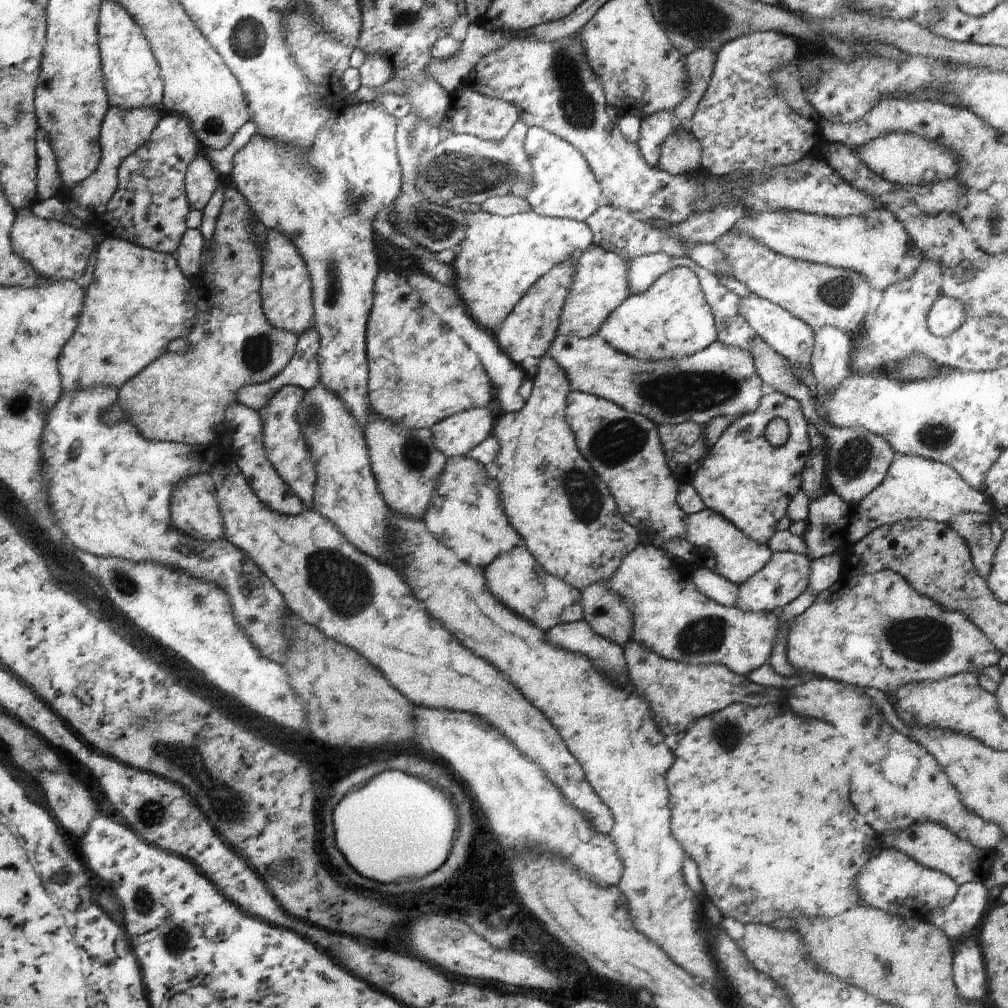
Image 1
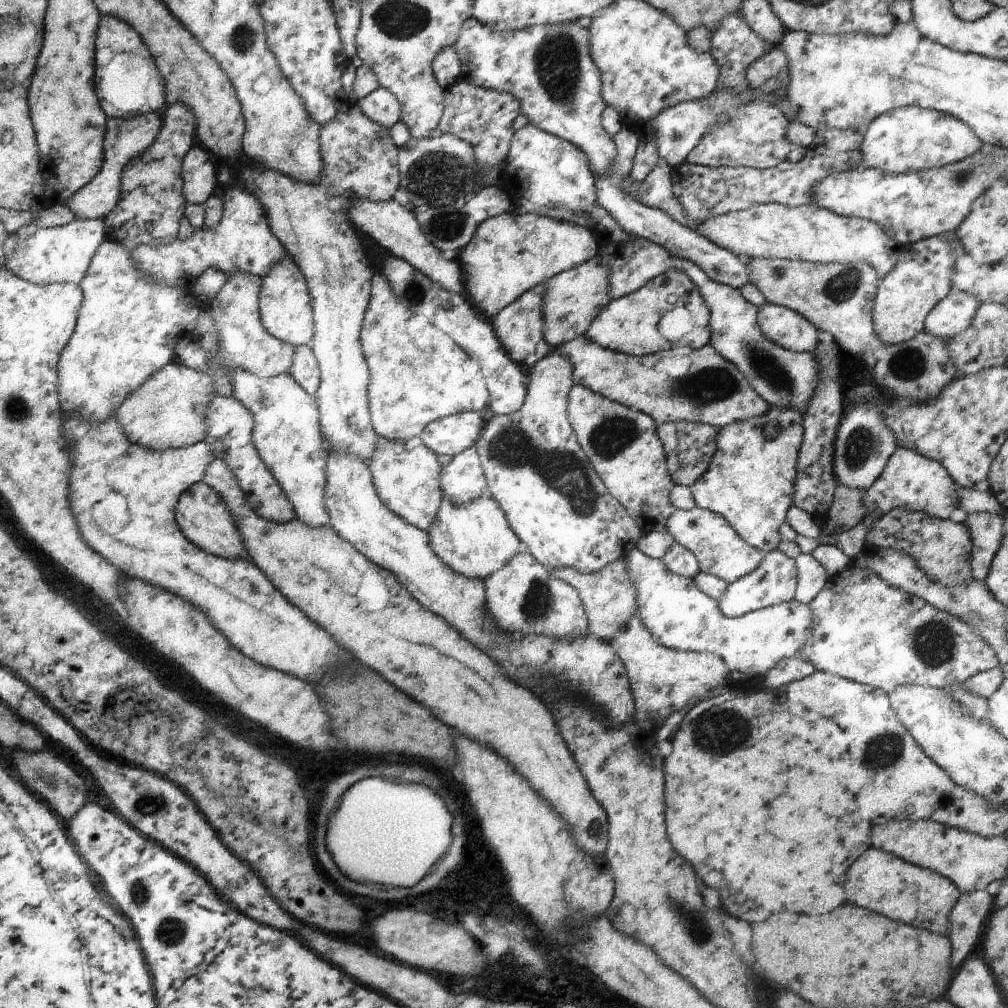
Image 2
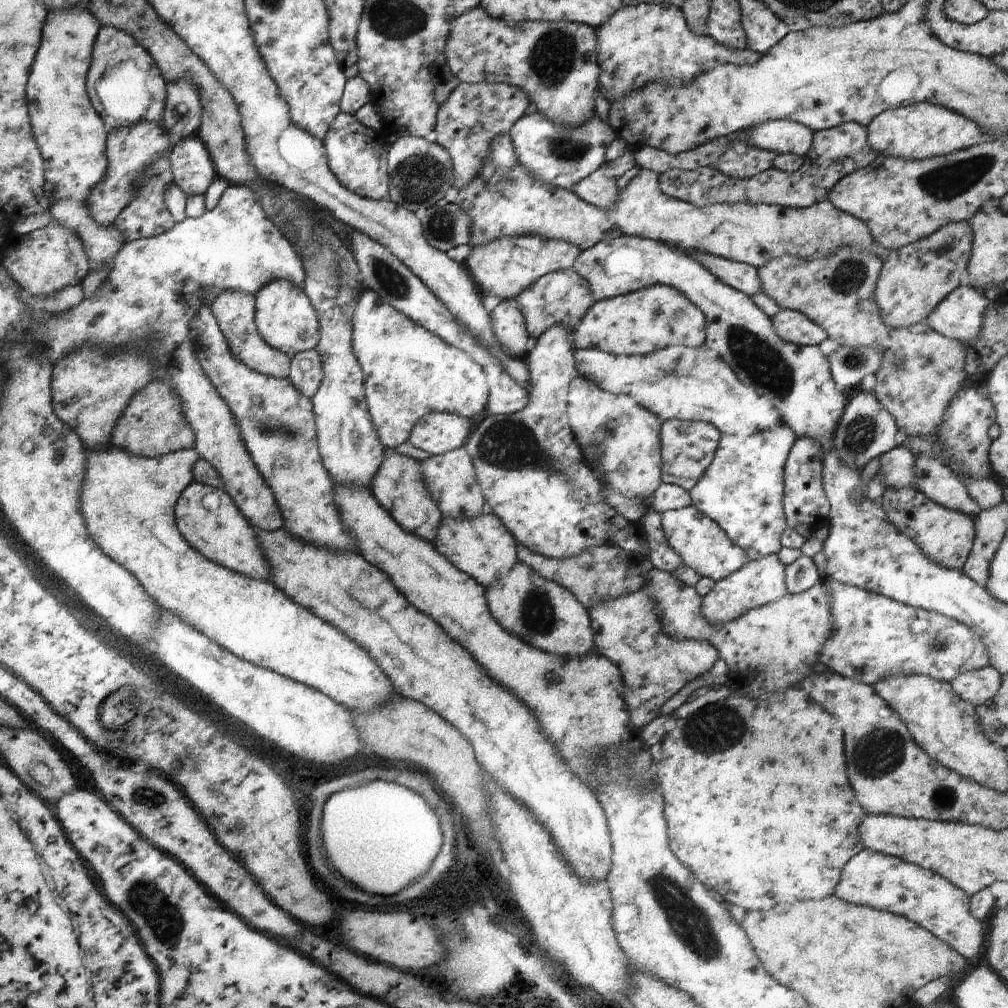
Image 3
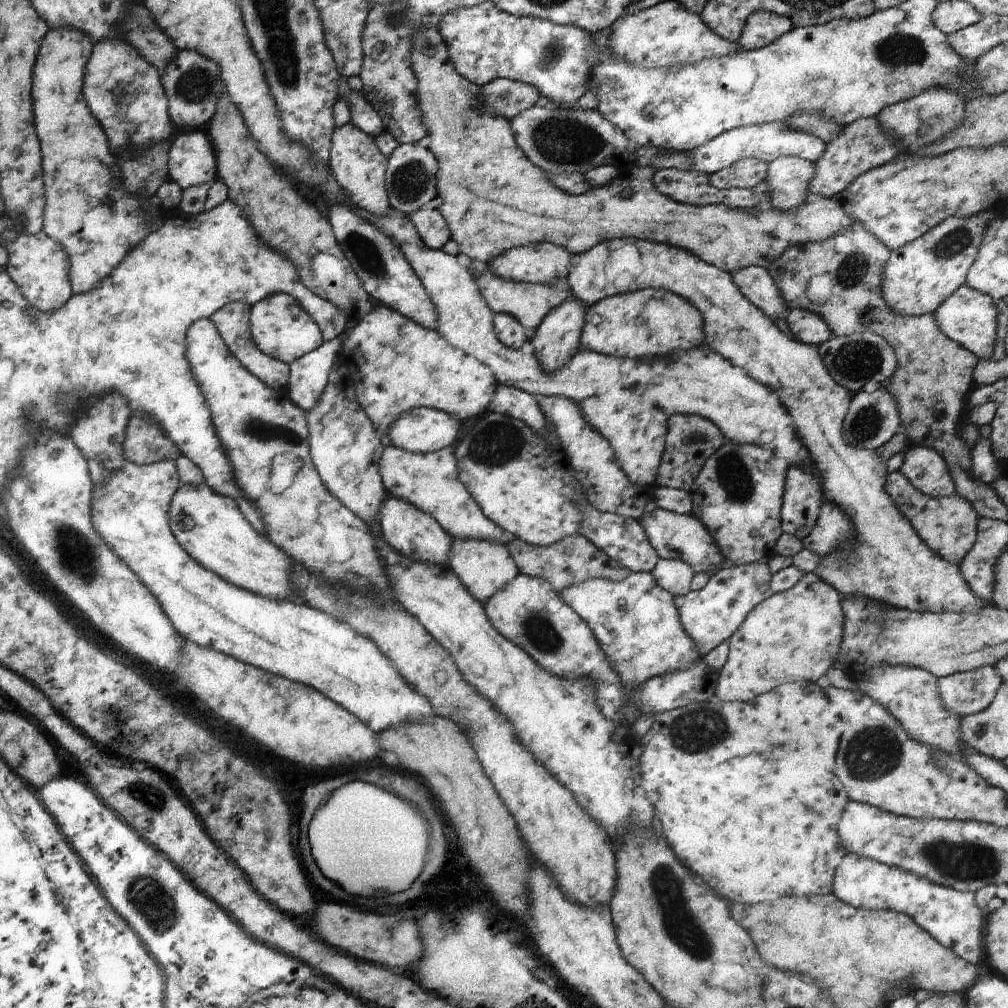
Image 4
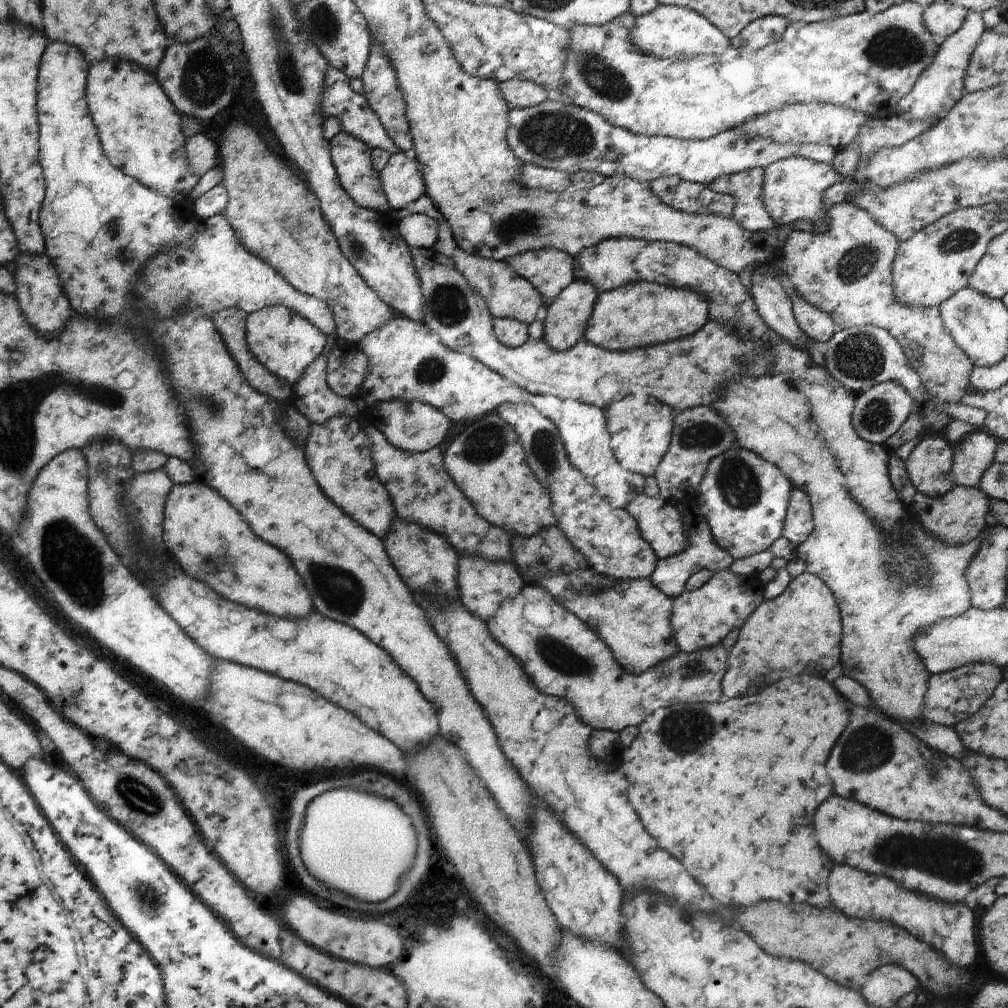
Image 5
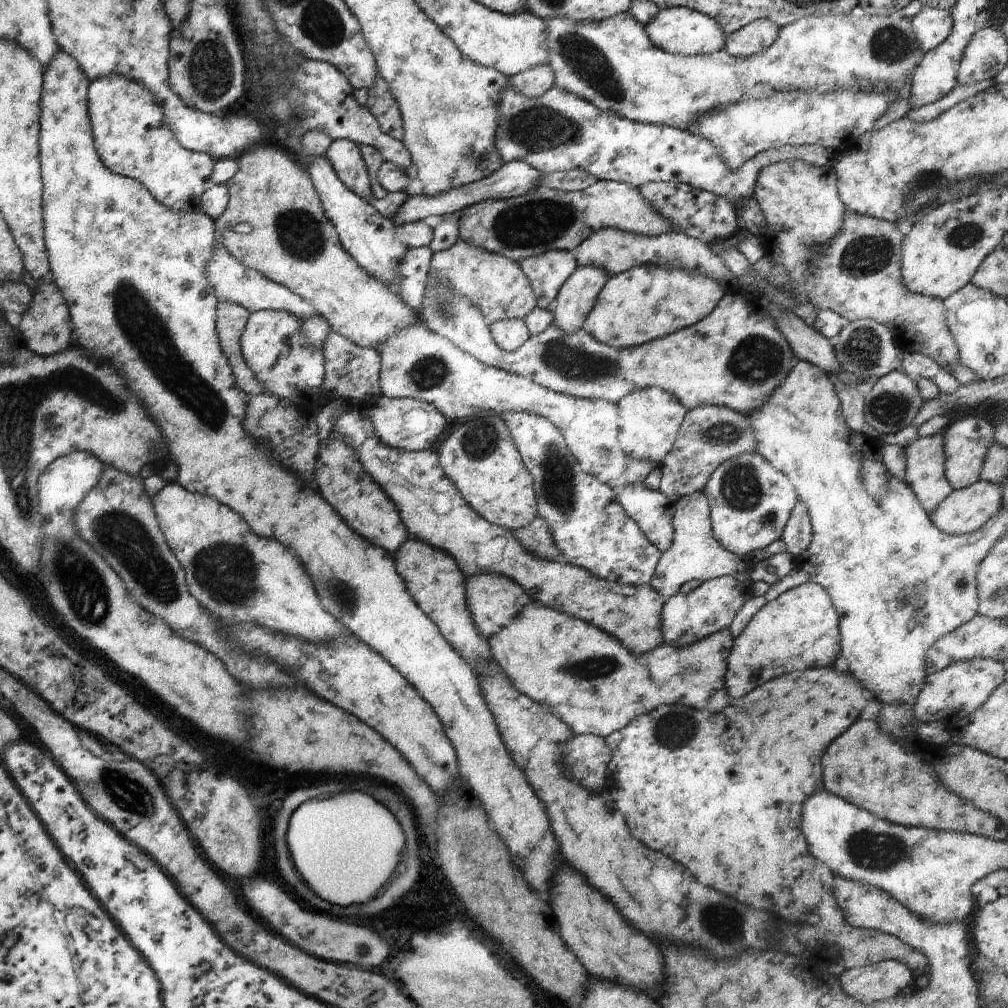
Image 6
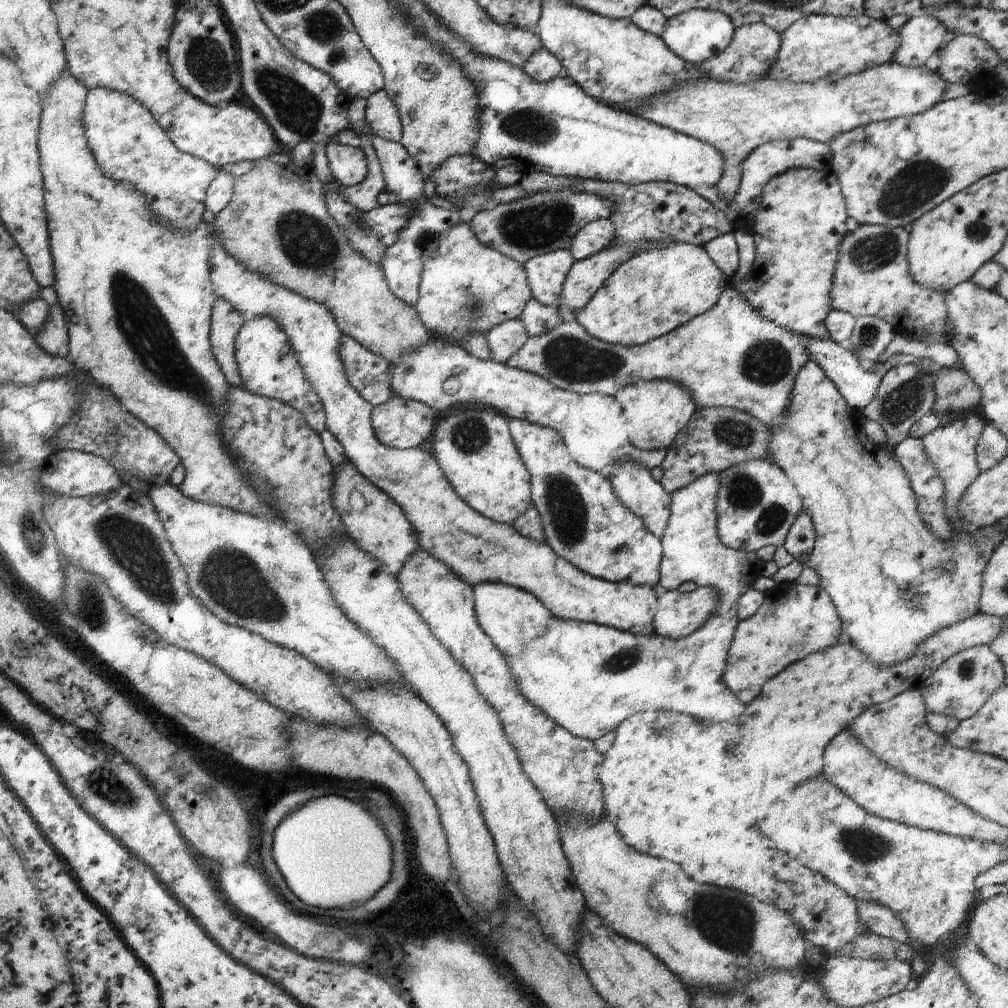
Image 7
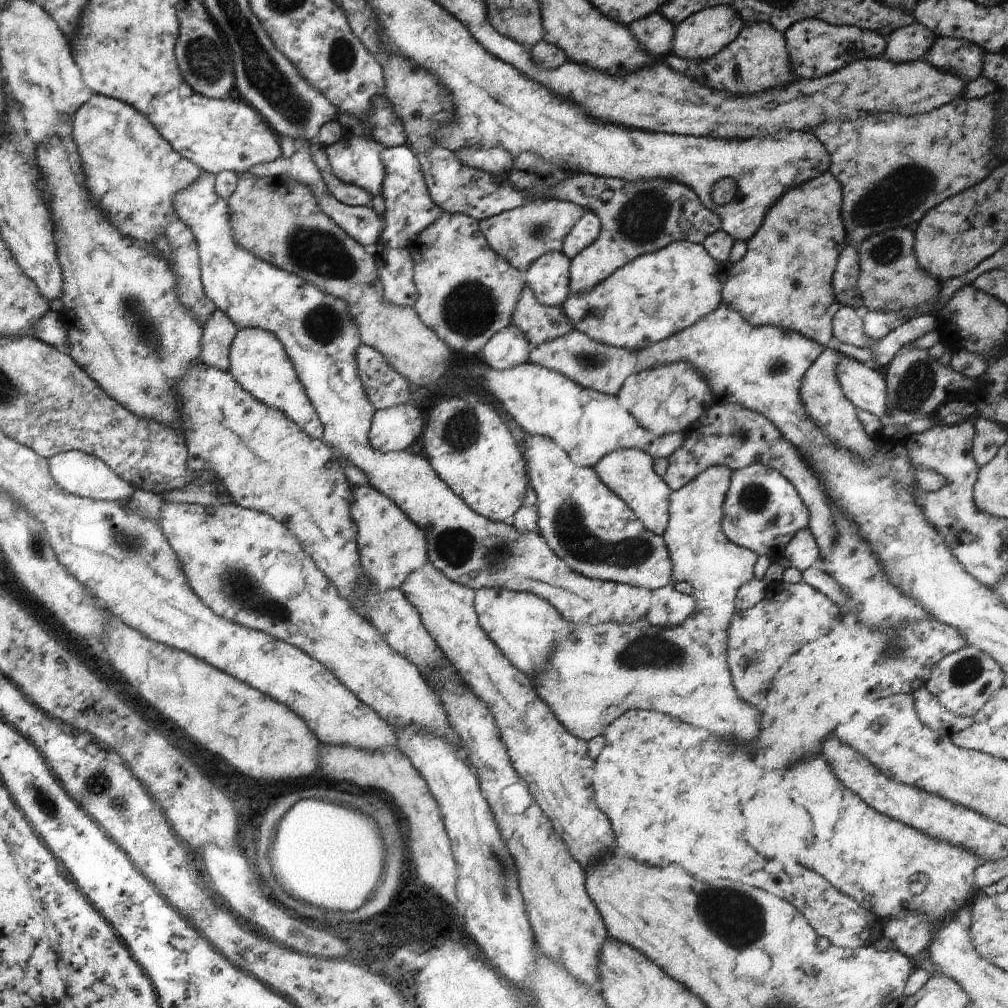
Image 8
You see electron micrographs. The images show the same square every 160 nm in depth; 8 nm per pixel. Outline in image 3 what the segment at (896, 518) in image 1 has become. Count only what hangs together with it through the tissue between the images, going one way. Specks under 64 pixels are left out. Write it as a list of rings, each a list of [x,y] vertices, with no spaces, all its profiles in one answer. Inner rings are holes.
[[[904,445],[893,447],[891,450],[878,456],[878,469],[876,476],[883,480],[885,489],[915,489],[914,455]]]

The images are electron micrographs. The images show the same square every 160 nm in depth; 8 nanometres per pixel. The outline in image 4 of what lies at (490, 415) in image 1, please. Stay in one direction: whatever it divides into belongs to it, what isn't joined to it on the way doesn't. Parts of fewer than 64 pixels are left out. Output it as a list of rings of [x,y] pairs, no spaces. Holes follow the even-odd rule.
[[[415,407],[401,413],[386,436],[391,445],[410,453],[428,453],[451,446],[460,422],[447,413]]]

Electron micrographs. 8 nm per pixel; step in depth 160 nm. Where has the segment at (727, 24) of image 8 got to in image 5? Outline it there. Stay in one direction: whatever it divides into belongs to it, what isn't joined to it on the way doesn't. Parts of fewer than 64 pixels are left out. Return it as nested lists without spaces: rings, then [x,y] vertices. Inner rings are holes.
[[[658,5],[647,14],[634,17],[634,27],[630,32],[630,42],[642,53],[664,58],[684,59],[697,55],[718,55],[725,50],[730,40],[719,32],[715,25],[685,5]]]

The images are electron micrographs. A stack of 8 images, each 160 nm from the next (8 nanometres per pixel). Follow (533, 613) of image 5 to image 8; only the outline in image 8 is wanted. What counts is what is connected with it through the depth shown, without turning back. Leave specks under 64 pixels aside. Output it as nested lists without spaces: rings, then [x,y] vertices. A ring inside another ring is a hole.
[[[715,465],[705,468],[703,472],[700,472],[695,478],[687,481],[687,484],[684,484],[681,488],[678,488],[676,491],[670,491],[670,495],[668,496],[668,521],[664,533],[660,537],[663,539],[669,560],[671,561],[670,579],[673,582],[689,583],[692,586],[693,592],[691,595],[695,601],[695,612],[689,618],[686,618],[682,625],[667,629],[651,626],[646,620],[637,620],[637,622],[633,622],[633,624],[606,623],[595,626],[573,623],[569,636],[567,636],[561,644],[557,644],[555,650],[551,652],[551,660],[549,660],[547,668],[545,668],[541,674],[537,674],[531,681],[534,684],[535,692],[537,692],[539,698],[547,704],[547,707],[551,706],[551,712],[555,714],[555,718],[561,722],[561,725],[567,730],[567,733],[570,733],[574,738],[587,743],[587,741],[591,740],[594,736],[603,734],[603,728],[605,728],[613,718],[619,718],[619,714],[623,714],[623,712],[627,712],[627,710],[633,710],[633,708],[659,710],[659,712],[663,712],[663,714],[675,716],[676,719],[685,722],[685,724],[689,724],[689,710],[691,710],[691,724],[693,724],[693,726],[699,726],[699,728],[703,728],[703,730],[707,730],[707,732],[713,733],[715,736],[721,734],[723,739],[731,738],[731,740],[739,740],[739,742],[749,742],[749,740],[757,738],[757,734],[759,734],[759,724],[761,724],[761,722],[757,720],[757,710],[738,697],[738,694],[731,684],[730,672],[727,670],[726,663],[726,630],[731,615],[736,610],[734,607],[735,593],[740,586],[743,586],[743,584],[754,578],[752,573],[753,565],[758,557],[754,552],[738,547],[730,540],[727,540],[727,537],[721,530],[720,520],[723,518],[721,505],[725,491],[730,483],[730,474],[731,471],[723,466]]]

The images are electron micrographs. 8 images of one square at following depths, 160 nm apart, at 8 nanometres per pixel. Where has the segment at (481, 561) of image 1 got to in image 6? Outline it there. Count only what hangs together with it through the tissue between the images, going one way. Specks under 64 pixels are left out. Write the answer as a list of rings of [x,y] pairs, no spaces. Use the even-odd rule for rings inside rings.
[[[483,573],[467,575],[464,577],[464,595],[467,608],[473,621],[476,631],[481,634],[484,638],[489,635],[494,635],[494,632],[499,628],[504,627],[510,620],[522,610],[525,605],[529,605],[531,600],[527,596],[527,593],[512,580],[509,580],[506,576],[495,574],[495,573]]]

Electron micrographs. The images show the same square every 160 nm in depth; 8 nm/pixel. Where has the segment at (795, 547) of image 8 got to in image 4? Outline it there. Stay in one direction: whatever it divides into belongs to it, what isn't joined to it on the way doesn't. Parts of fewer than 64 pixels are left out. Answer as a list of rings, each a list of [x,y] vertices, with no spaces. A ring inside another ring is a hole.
[[[788,465],[780,506],[782,532],[805,538],[815,526],[821,503],[820,482],[812,470],[805,465]]]

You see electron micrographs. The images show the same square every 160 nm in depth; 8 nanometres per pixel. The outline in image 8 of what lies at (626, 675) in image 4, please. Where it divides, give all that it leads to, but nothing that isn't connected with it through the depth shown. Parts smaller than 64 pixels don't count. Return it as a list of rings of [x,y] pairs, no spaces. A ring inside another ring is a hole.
[[[203,173],[193,184],[172,196],[172,209],[193,233],[196,240],[200,266],[200,281],[205,296],[231,322],[239,328],[260,328],[276,336],[289,357],[293,370],[303,386],[309,404],[322,426],[322,441],[336,450],[347,463],[355,466],[369,482],[368,486],[383,494],[399,508],[425,536],[427,561],[448,580],[471,589],[498,587],[515,592],[527,592],[545,600],[555,612],[572,624],[589,626],[616,623],[633,624],[645,620],[652,591],[612,581],[589,579],[572,572],[535,532],[524,532],[495,523],[470,510],[447,486],[439,480],[429,462],[407,450],[377,452],[367,444],[373,406],[363,393],[357,374],[354,350],[360,343],[356,326],[346,311],[346,304],[337,297],[322,293],[302,278],[279,270],[271,264],[255,258],[250,252],[239,248],[231,240],[228,225],[227,203],[213,190],[215,175]]]

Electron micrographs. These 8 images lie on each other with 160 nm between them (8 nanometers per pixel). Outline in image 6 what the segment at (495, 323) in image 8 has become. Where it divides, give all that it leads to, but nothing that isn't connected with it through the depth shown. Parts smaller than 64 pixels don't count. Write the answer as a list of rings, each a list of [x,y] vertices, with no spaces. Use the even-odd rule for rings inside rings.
[[[459,238],[447,249],[436,250],[433,252],[429,266],[430,270],[426,286],[430,285],[435,279],[447,279],[448,283],[456,290],[456,293],[469,299],[474,306],[481,311],[481,314],[488,325],[500,321],[501,319],[523,320],[527,314],[536,307],[534,292],[516,261],[496,254],[491,254],[480,248],[472,247]]]

